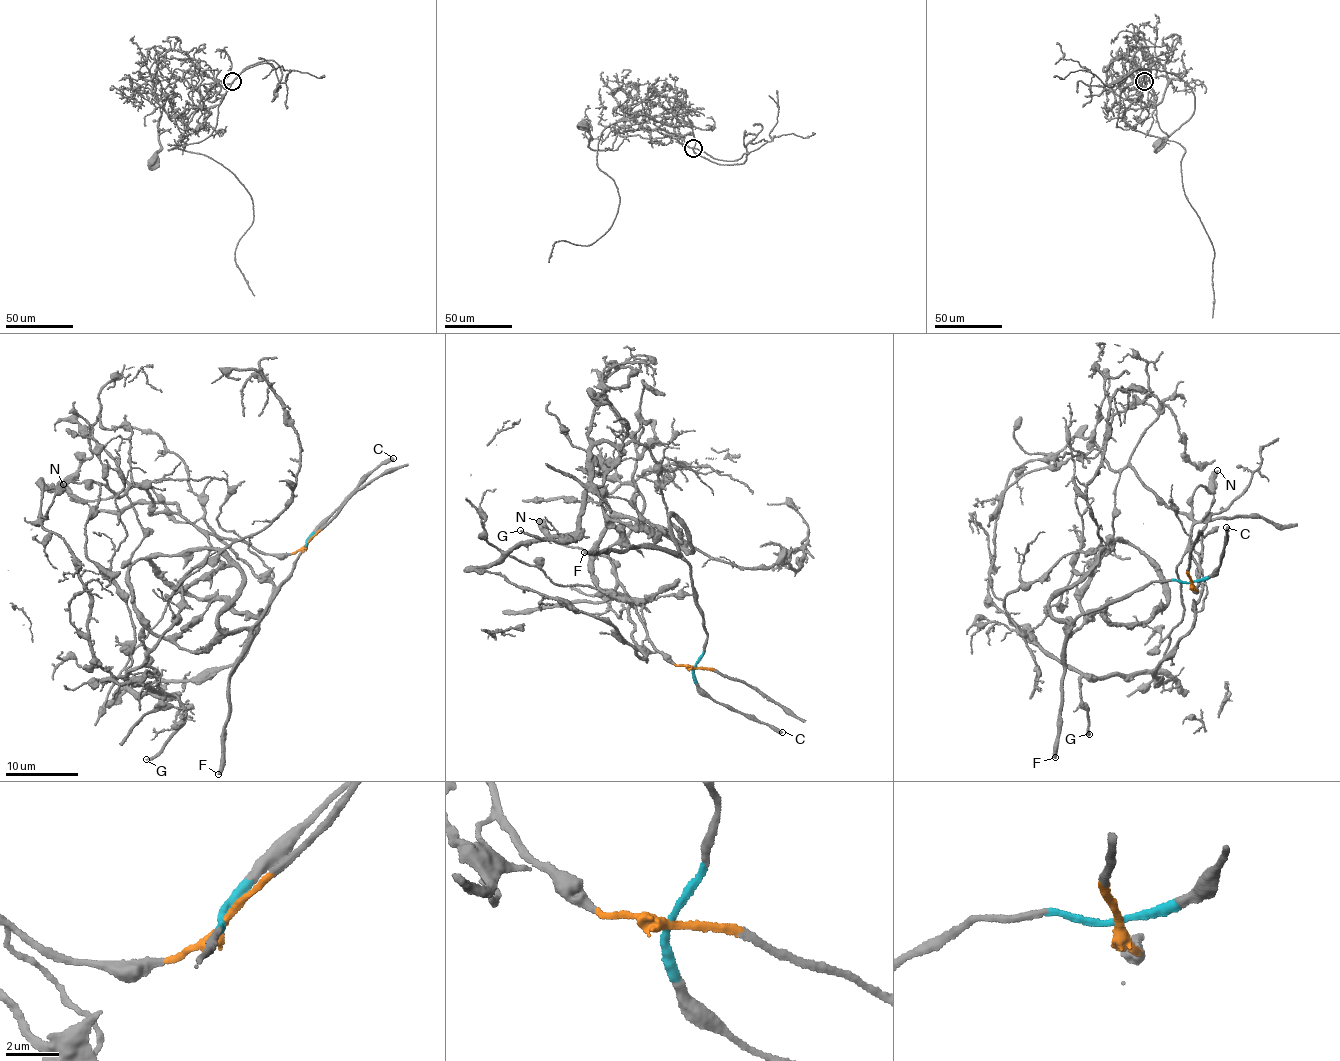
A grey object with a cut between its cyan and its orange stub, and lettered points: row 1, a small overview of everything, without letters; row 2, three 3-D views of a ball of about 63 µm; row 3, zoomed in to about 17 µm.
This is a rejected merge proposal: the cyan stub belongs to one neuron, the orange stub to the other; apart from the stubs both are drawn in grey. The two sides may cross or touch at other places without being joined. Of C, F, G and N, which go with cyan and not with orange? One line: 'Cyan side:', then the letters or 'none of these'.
Cyan side: C, F

